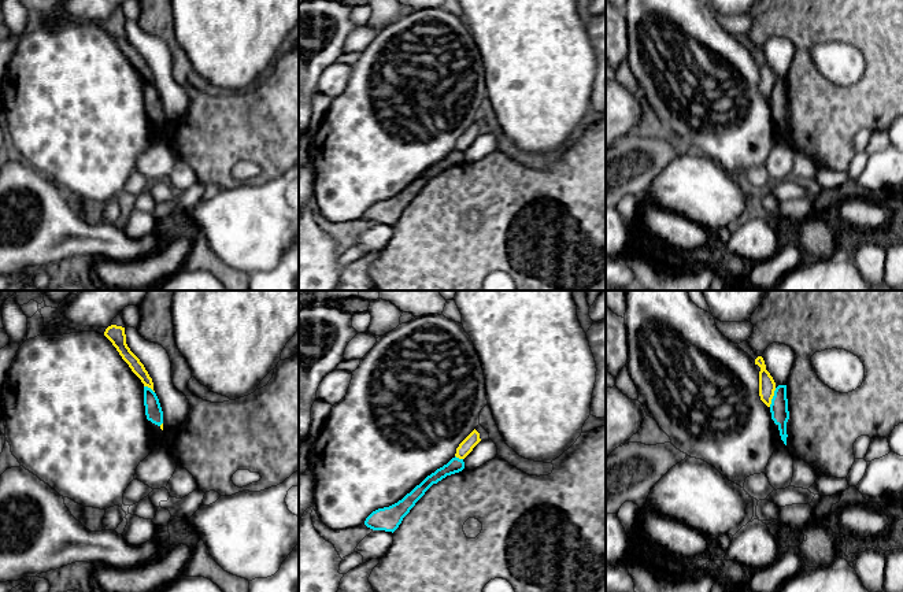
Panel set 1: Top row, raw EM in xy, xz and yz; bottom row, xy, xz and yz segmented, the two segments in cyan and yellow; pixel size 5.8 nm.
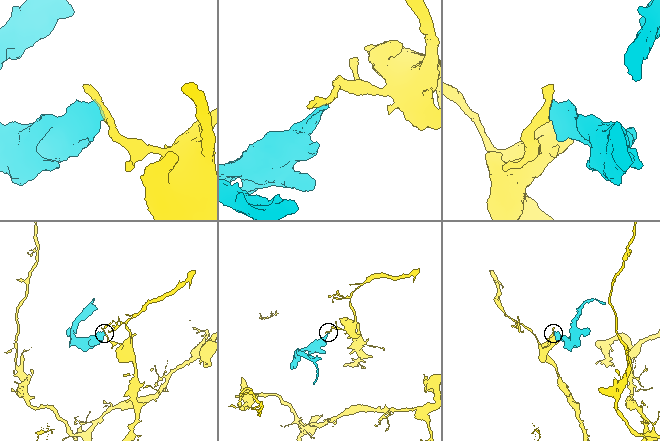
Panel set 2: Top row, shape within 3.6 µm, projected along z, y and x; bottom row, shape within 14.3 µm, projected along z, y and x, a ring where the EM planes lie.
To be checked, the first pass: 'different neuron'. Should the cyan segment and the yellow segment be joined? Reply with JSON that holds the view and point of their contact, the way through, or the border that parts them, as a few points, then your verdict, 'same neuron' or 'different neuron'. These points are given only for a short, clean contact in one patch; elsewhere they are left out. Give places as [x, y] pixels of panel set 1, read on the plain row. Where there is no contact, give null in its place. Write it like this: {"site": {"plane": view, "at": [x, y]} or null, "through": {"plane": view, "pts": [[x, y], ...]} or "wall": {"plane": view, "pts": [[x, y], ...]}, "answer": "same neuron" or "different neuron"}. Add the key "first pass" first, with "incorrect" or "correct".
{"first pass": "correct", "site": {"plane": "yz", "at": [773, 91]}, "wall": {"plane": "yz", "pts": [[776, 81], [769, 99]]}, "answer": "different neuron"}

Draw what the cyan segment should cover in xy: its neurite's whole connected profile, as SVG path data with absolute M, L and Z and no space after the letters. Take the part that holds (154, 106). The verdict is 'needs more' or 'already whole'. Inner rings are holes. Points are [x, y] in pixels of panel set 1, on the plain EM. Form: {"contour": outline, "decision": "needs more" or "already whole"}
{"contour": "M144 79L144 99L147 112L160 119L163 116L163 104L156 86L148 79Z", "decision": "already whole"}

